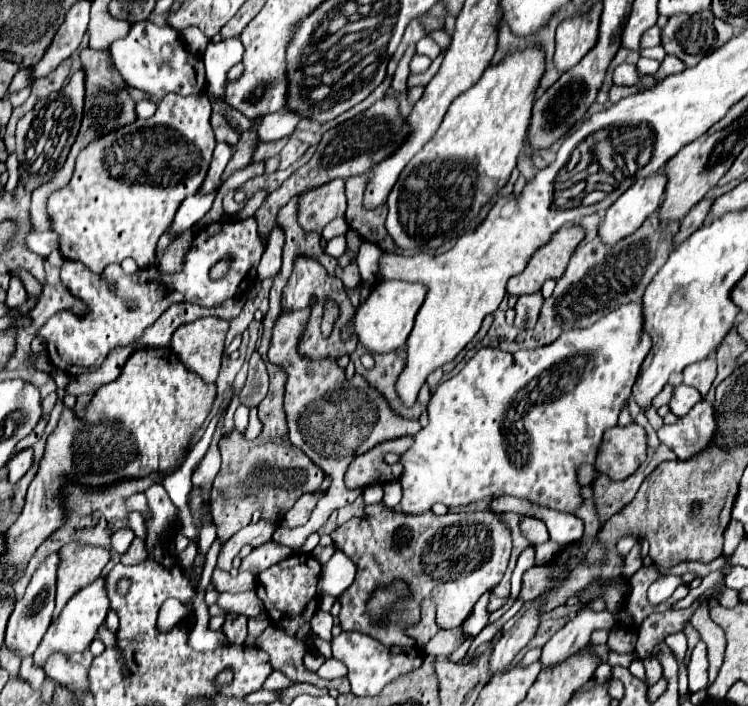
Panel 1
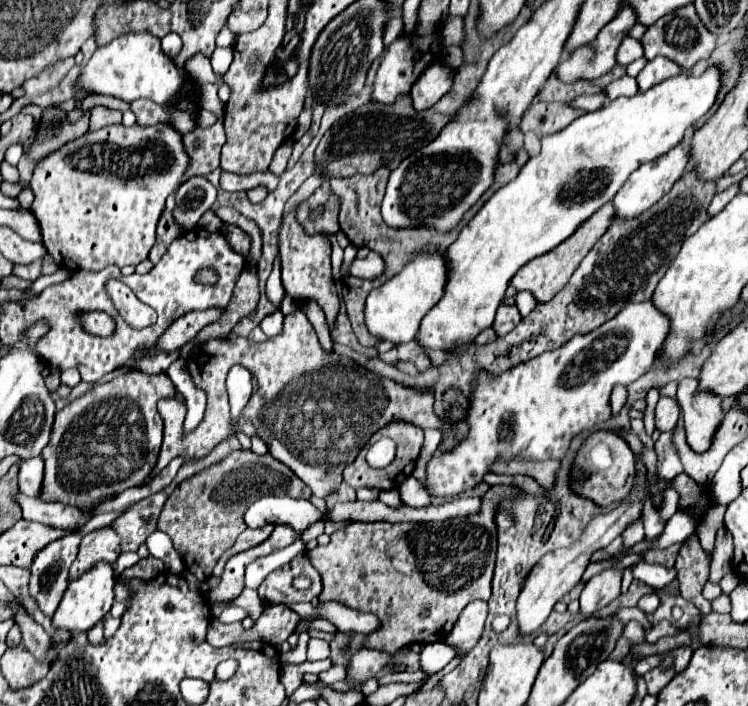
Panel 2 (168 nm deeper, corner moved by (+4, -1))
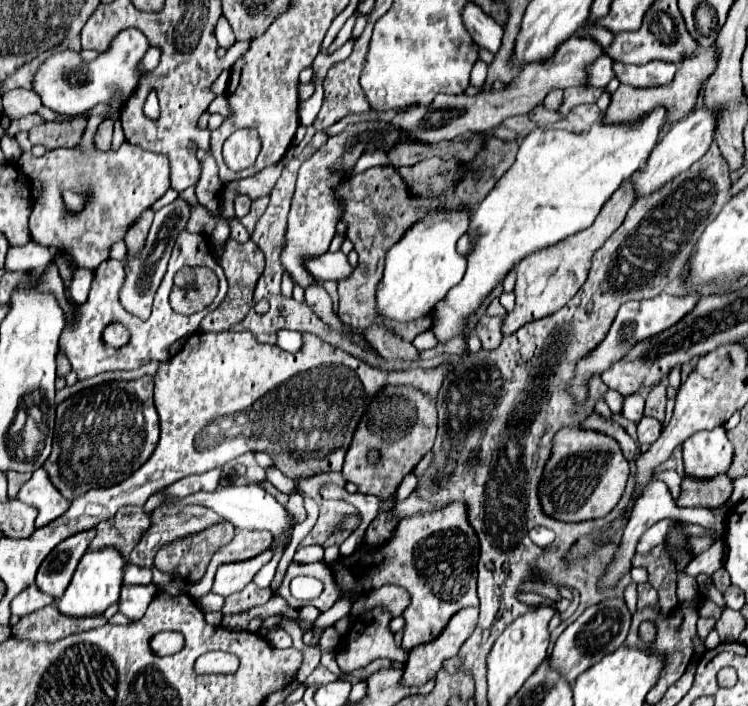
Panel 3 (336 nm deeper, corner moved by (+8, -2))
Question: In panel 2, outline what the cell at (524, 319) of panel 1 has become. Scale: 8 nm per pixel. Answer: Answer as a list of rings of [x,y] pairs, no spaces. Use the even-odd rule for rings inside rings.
[[[500,305],[492,329],[496,331],[498,337],[504,337],[506,333],[510,333],[510,331],[520,323],[520,319],[522,319],[522,317],[520,317],[516,305]]]

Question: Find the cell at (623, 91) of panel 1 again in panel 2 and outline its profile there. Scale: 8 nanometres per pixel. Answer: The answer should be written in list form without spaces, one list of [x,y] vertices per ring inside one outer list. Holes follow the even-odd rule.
[[[598,93],[598,95],[582,95],[582,97],[576,97],[570,105],[576,107],[576,109],[582,109],[582,111],[596,111],[602,107],[606,99],[606,93]]]

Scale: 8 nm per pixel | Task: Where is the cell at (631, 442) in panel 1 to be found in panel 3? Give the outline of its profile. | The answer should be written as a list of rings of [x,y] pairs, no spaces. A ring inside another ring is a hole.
[[[578,426],[562,428],[554,438],[552,456],[540,482],[542,508],[562,522],[604,518],[620,500],[628,476],[630,466],[614,438]]]

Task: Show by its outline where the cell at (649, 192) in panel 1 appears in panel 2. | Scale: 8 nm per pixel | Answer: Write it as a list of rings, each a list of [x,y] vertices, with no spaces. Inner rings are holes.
[[[684,141],[684,143],[678,143],[678,147],[672,147],[666,155],[654,159],[654,163],[646,163],[644,167],[638,167],[638,171],[634,171],[634,175],[630,175],[630,179],[626,179],[626,183],[622,185],[622,189],[614,197],[616,217],[618,219],[632,219],[632,217],[640,215],[642,211],[646,211],[648,207],[652,207],[684,175],[688,161],[690,161],[690,147]]]

